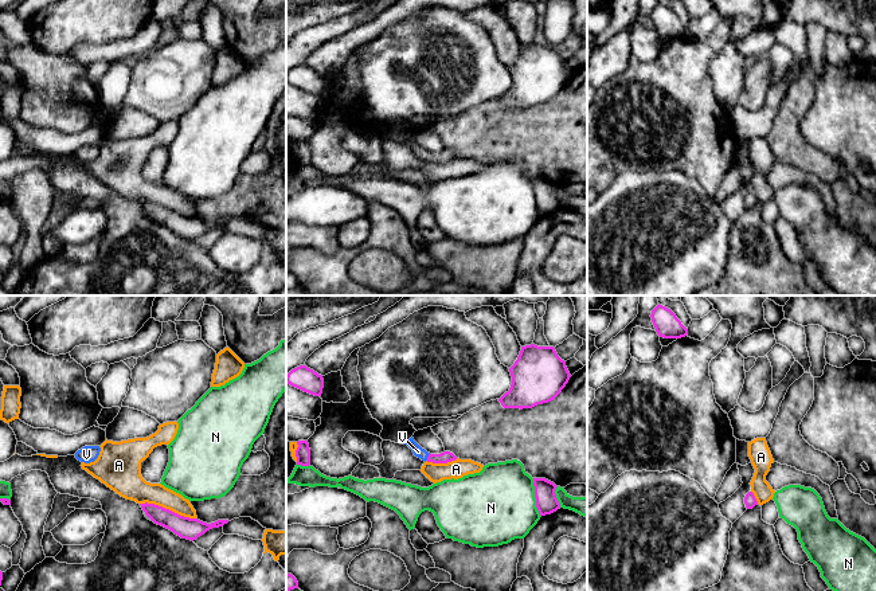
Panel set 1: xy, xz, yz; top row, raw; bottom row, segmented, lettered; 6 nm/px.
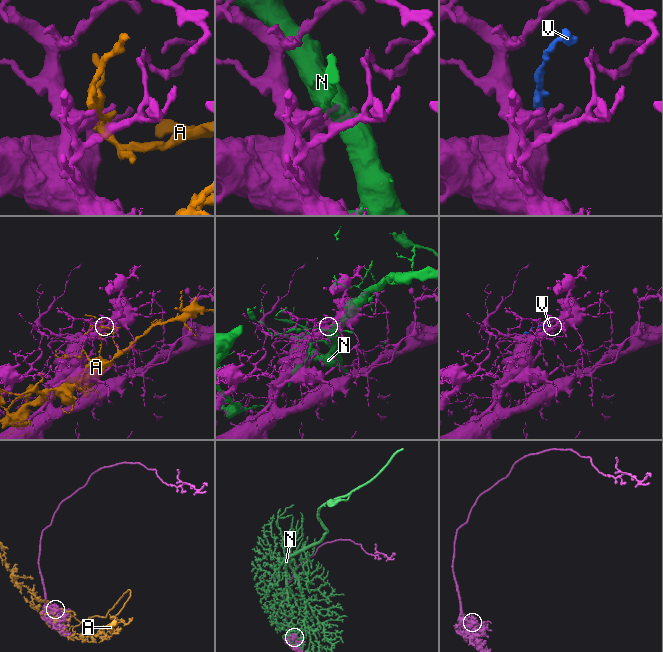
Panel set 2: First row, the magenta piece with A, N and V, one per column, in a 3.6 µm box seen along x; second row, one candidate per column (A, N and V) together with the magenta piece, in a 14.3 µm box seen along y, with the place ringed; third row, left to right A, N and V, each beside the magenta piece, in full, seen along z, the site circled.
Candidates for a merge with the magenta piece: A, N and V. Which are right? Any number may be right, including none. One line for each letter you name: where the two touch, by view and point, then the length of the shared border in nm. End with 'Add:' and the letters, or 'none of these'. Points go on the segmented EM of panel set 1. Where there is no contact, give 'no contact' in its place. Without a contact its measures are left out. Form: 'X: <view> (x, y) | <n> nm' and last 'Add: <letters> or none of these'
V: xz (427, 457) | 50 nm
Add: V

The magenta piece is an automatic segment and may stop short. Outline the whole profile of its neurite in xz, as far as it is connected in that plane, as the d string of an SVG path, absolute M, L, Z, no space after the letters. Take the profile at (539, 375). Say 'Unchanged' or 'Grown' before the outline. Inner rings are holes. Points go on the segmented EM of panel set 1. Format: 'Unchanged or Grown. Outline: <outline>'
Unchanged. Outline: M535 344L521 347L509 368L512 384L498 402L504 408L532 408L554 400L568 383L571 375L554 347Z

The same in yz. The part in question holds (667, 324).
Unchanged. Outline: M660 304L652 310L650 317L660 337L681 338L688 334L688 329L681 324L676 314Z

